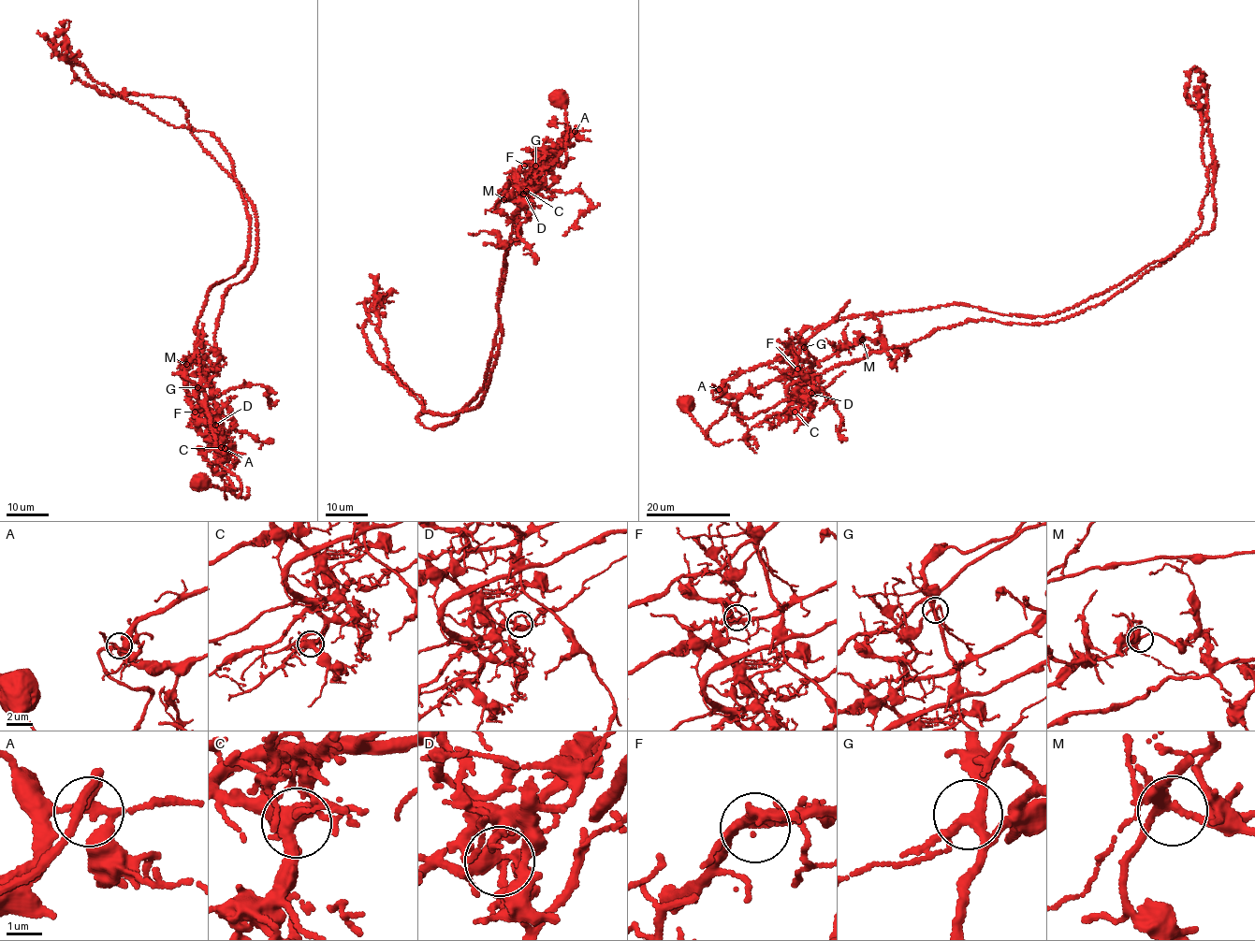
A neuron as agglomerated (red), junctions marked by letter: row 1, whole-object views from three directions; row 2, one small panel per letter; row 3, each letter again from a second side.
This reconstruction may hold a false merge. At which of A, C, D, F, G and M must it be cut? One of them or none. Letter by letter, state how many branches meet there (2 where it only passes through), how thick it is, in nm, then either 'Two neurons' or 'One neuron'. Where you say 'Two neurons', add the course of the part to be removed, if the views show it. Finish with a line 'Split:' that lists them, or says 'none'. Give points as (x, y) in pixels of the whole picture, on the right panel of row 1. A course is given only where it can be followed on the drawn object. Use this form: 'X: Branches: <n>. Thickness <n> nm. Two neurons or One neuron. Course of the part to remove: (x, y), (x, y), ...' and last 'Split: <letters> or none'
A: Branches: 4. Thickness 280 nm. One neuron
C: Branches: 5. Thickness 360 nm. One neuron
D: Branches: 5. Thickness 320 nm. One neuron
F: Branches: 5. Thickness 280 nm. One neuron
G: Branches: 5. Thickness 240 nm. Two neurons. Course of the part to remove: (804, 347), (823, 373), (970, 320), (1056, 322), (1174, 255), (1208, 193), (1201, 117), (1188, 102), (1192, 67)
M: Branches: 5. Thickness 240 nm. One neuron
Split: G

